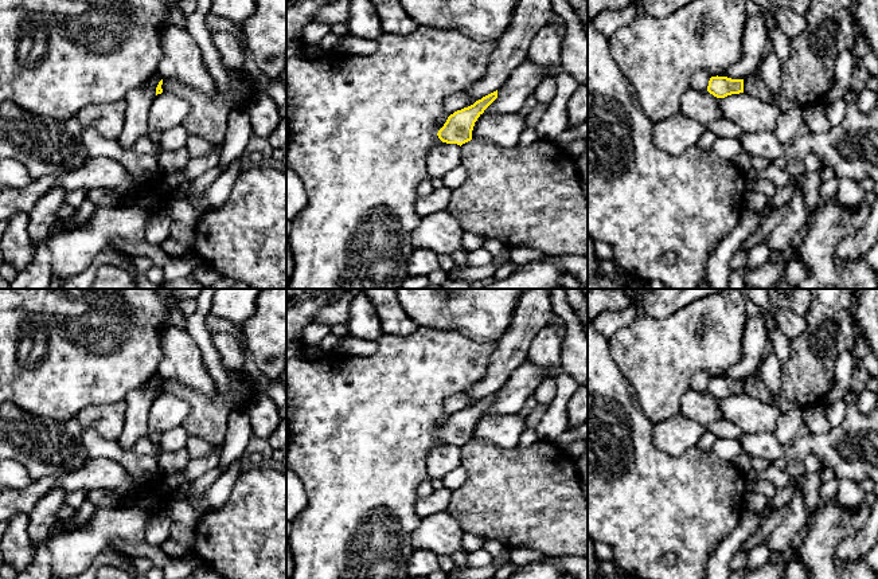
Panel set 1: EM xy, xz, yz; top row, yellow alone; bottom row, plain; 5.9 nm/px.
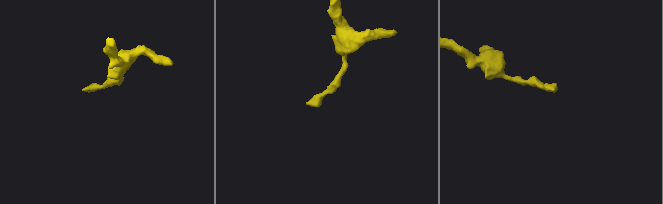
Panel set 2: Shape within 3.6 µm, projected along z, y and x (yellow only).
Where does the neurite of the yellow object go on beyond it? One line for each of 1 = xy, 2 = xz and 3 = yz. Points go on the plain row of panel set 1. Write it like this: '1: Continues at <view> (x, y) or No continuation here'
1: No continuation here
2: No continuation here
3: No continuation here

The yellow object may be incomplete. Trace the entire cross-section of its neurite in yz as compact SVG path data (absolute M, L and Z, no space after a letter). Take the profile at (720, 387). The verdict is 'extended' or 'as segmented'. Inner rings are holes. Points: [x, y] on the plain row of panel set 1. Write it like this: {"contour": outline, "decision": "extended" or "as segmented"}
{"contour": "M711 377L707 392L717 399L725 399L731 395L744 394L744 380L731 380L727 377Z", "decision": "as segmented"}

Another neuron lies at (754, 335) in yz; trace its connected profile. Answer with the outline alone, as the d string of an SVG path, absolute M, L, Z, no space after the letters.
M760 310L746 320L744 329L744 356L740 363L733 364L722 377L731 380L745 380L762 360L765 345L768 340L768 330L765 325L765 313Z

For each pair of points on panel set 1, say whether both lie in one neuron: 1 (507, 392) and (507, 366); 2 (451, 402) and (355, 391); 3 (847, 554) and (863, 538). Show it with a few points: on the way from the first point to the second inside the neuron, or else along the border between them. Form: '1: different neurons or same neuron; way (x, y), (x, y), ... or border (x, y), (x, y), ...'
1: different neurons; border (526, 359), (498, 391)
2: different neurons; border (461, 391), (445, 401), (445, 414), (448, 417)
3: same neuron; way (851, 550), (859, 542)

